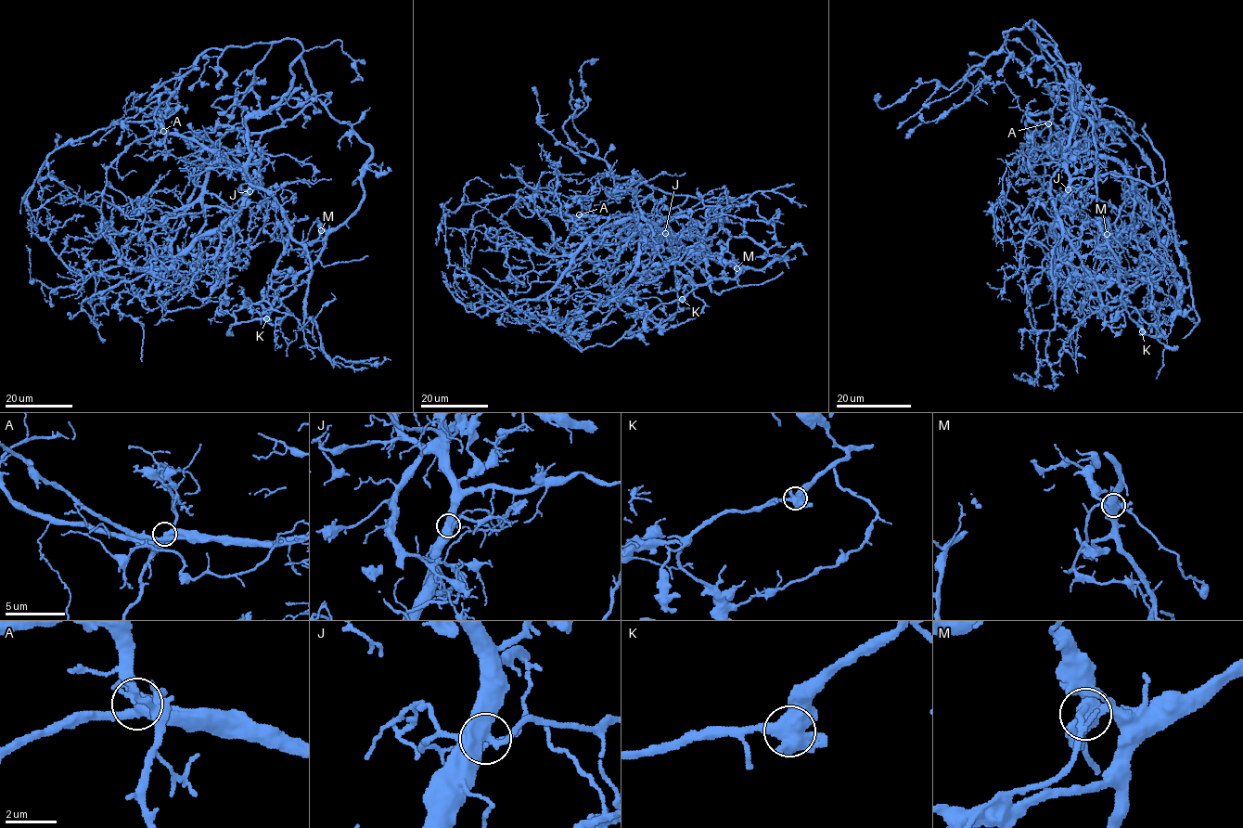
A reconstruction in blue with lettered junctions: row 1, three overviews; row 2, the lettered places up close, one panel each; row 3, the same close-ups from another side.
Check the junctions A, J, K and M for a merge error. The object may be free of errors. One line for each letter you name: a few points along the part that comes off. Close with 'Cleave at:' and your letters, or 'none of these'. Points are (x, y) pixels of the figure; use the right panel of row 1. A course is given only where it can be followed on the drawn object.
Cleave at: none of these

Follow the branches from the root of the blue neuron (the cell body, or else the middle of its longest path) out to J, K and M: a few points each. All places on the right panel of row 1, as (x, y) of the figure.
J: (1089, 122), (1086, 131), (1088, 148), (1068, 162), (1068, 189)
K: (1089, 122), (1088, 148), (1051, 180), (1052, 202), (1102, 304), (1123, 305), (1142, 331)
M: (1089, 122), (1088, 148), (1051, 180), (1052, 202), (1065, 237), (1081, 255), (1093, 254), (1098, 237), (1107, 234)

